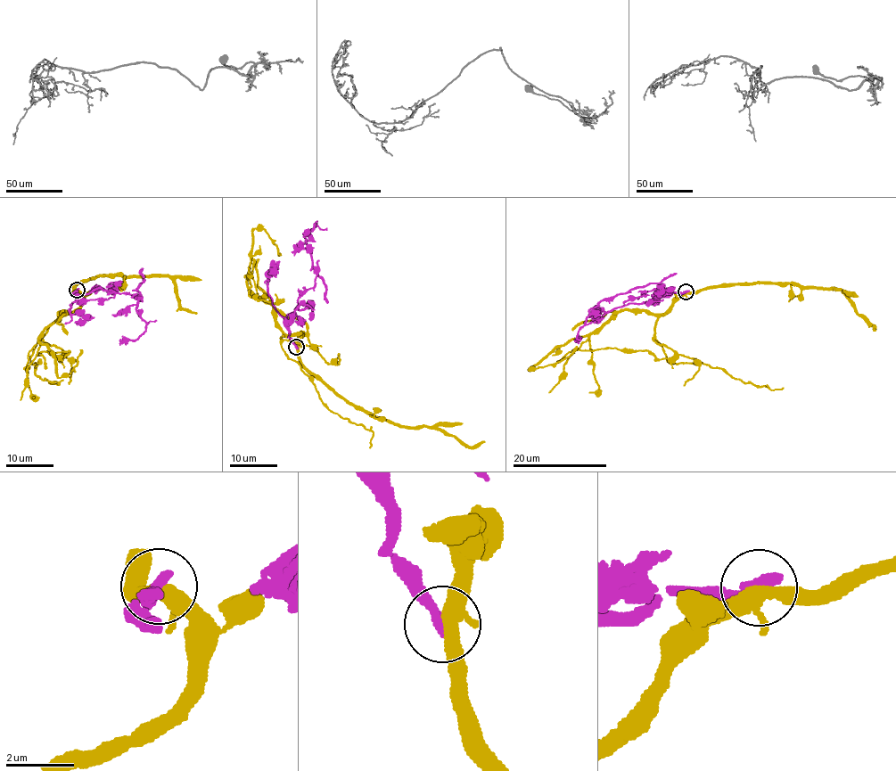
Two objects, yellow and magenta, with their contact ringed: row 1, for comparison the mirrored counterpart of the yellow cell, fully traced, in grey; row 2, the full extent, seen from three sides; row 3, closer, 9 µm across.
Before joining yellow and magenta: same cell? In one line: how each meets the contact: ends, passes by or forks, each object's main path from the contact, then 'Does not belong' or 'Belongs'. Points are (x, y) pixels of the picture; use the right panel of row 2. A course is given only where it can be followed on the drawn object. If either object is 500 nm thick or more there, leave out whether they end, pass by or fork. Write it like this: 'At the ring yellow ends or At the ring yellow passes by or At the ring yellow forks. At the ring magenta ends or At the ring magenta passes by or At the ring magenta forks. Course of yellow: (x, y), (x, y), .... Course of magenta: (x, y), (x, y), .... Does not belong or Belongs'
At the ring yellow forks. At the ring magenta ends. Course of yellow: (686, 292), (667, 312), (620, 310), (586, 336), (556, 346), (529, 370), (553, 364), (572, 353), (577, 347). Course of magenta: (686, 292), (653, 296), (653, 290), (644, 296), (620, 293), (606, 298), (585, 320), (578, 343). Does not belong

